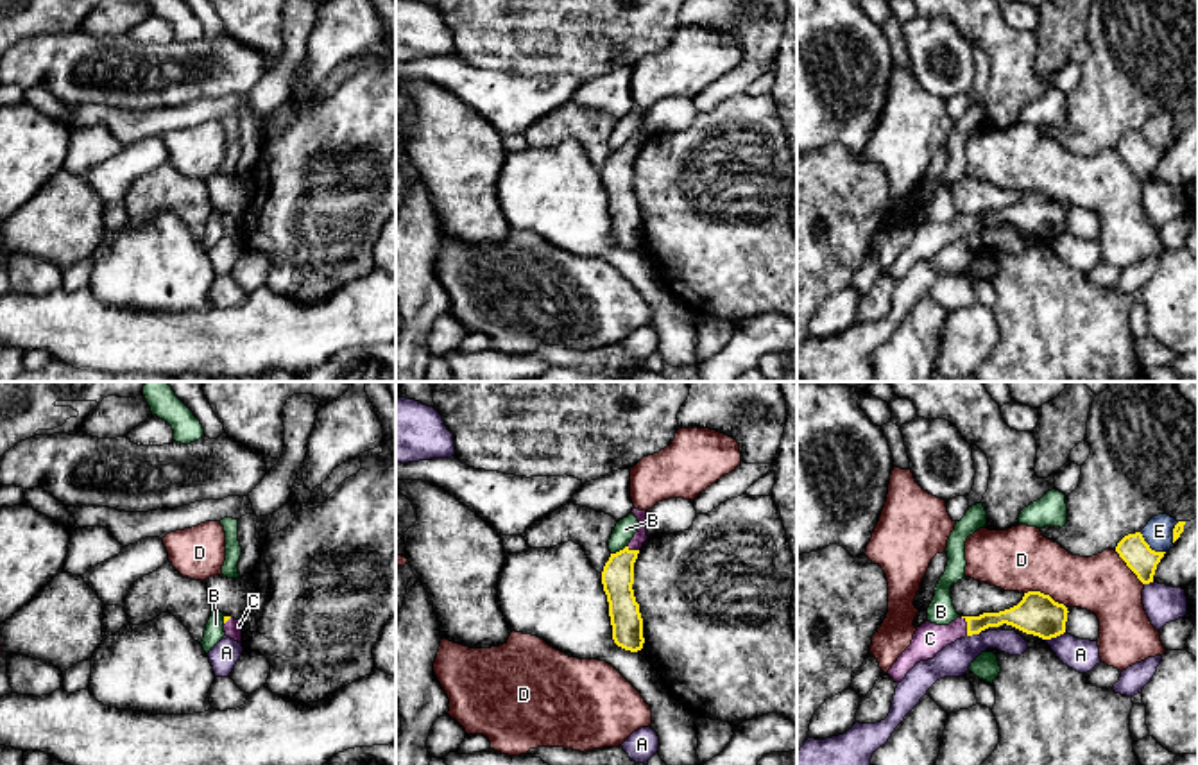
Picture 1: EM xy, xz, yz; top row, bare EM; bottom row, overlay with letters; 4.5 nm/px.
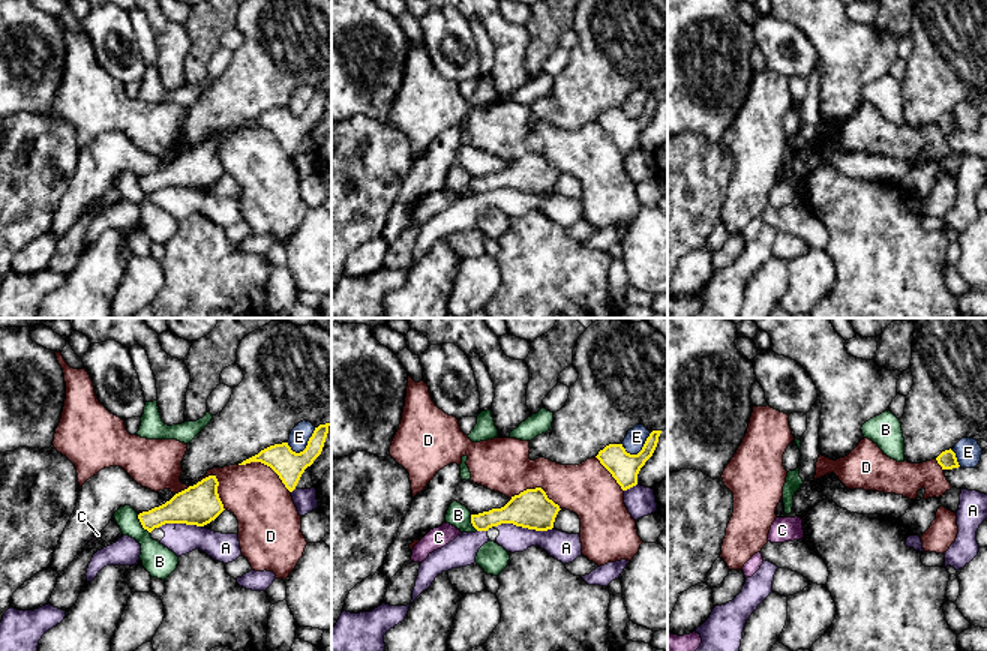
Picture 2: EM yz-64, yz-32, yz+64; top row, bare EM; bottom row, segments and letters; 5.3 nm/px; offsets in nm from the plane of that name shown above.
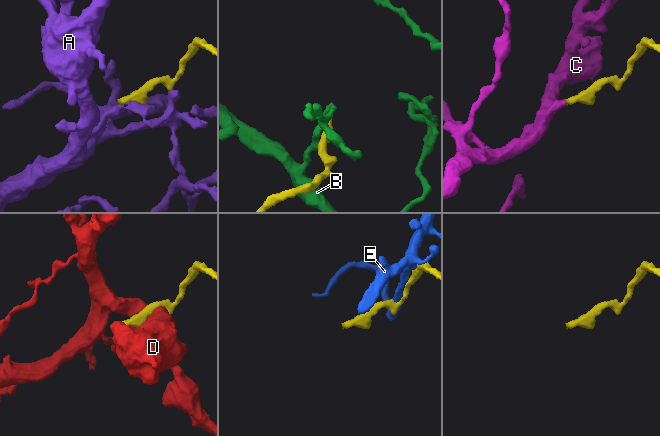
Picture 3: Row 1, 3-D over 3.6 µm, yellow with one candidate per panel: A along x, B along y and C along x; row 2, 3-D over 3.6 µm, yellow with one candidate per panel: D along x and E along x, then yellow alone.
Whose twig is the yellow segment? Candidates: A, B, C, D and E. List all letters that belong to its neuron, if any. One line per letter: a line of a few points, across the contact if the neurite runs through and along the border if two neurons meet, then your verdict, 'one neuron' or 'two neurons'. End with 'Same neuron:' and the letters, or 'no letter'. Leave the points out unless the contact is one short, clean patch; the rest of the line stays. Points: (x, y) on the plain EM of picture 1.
A: two neurons
B: line xz (625, 144), (611, 153); two neurons
C: line yz (1021, 215), (987, 217), (967, 224), (930, 237); one neuron
D: two neurons
E: two neurons
Same neuron: C

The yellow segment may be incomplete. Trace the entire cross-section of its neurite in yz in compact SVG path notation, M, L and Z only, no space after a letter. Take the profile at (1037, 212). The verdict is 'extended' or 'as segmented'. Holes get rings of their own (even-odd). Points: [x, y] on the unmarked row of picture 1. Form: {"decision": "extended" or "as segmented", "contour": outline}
{"decision": "extended", "contour": "M1028 190L1017 204L999 211L960 215L949 224L926 220L917 226L911 244L897 256L886 272L895 281L901 281L917 262L933 258L956 238L980 233L988 226L999 226L1003 222L1042 238L1057 236L1065 231L1067 211L1067 206L1055 201L1049 193Z"}

